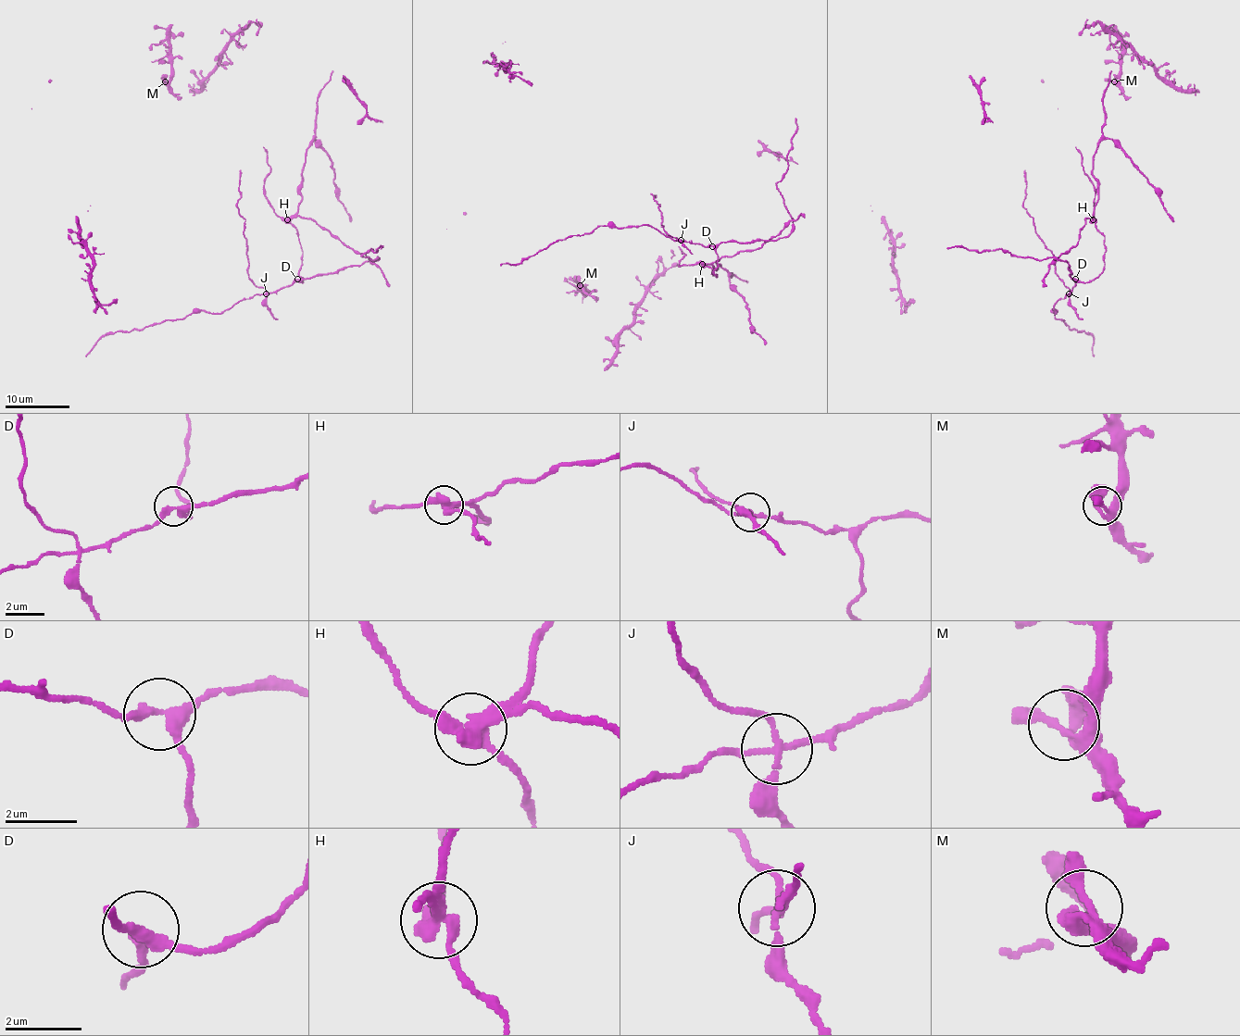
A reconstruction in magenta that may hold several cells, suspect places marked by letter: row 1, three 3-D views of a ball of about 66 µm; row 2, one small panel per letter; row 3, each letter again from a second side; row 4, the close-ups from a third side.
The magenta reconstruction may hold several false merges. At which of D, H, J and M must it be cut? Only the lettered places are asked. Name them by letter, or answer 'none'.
H, J

